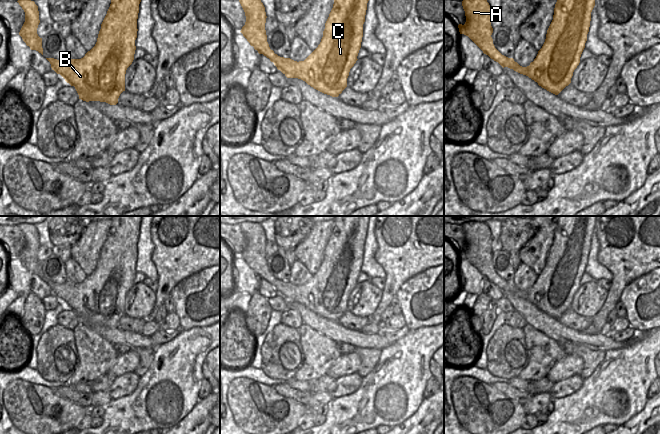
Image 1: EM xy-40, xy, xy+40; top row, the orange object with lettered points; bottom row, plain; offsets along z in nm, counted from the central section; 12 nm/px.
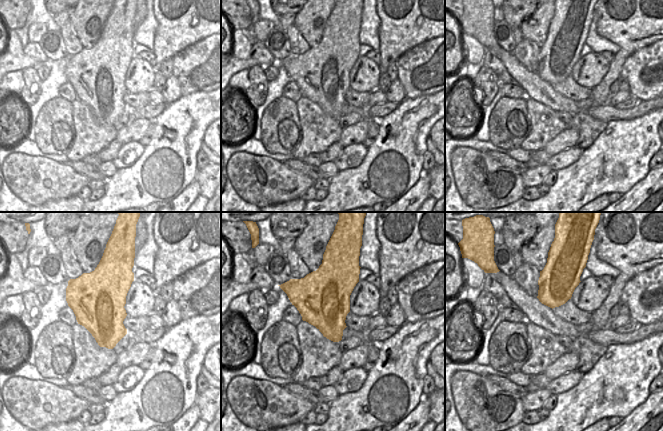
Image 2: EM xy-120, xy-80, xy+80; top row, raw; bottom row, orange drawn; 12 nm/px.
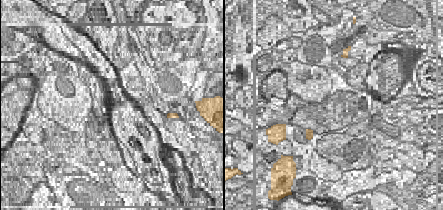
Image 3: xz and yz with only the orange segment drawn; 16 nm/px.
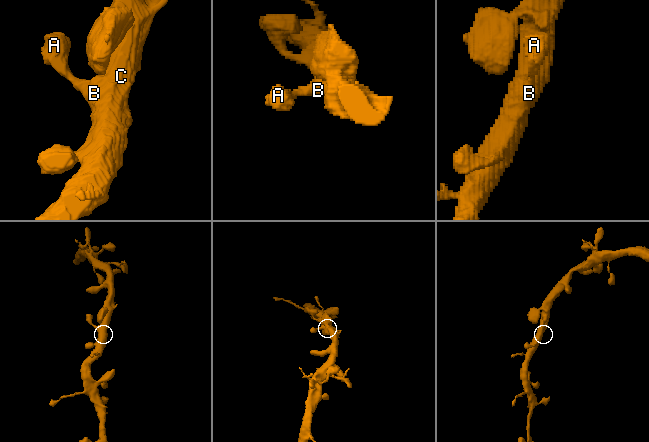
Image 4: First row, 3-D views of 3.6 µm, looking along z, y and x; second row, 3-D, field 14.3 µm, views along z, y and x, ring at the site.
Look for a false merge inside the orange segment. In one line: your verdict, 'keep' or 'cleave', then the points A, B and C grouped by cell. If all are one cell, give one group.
keep | A B C

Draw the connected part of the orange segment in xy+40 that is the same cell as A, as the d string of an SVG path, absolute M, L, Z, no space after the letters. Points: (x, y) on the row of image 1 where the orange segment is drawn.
M463 0L462 6L466 22L458 25L460 34L468 36L503 68L528 76L555 95L571 83L585 48L595 0L557 0L545 42L527 67L520 66L495 48L491 37L493 15L487 0Z

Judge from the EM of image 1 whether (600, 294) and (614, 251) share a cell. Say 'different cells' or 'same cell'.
different cells

